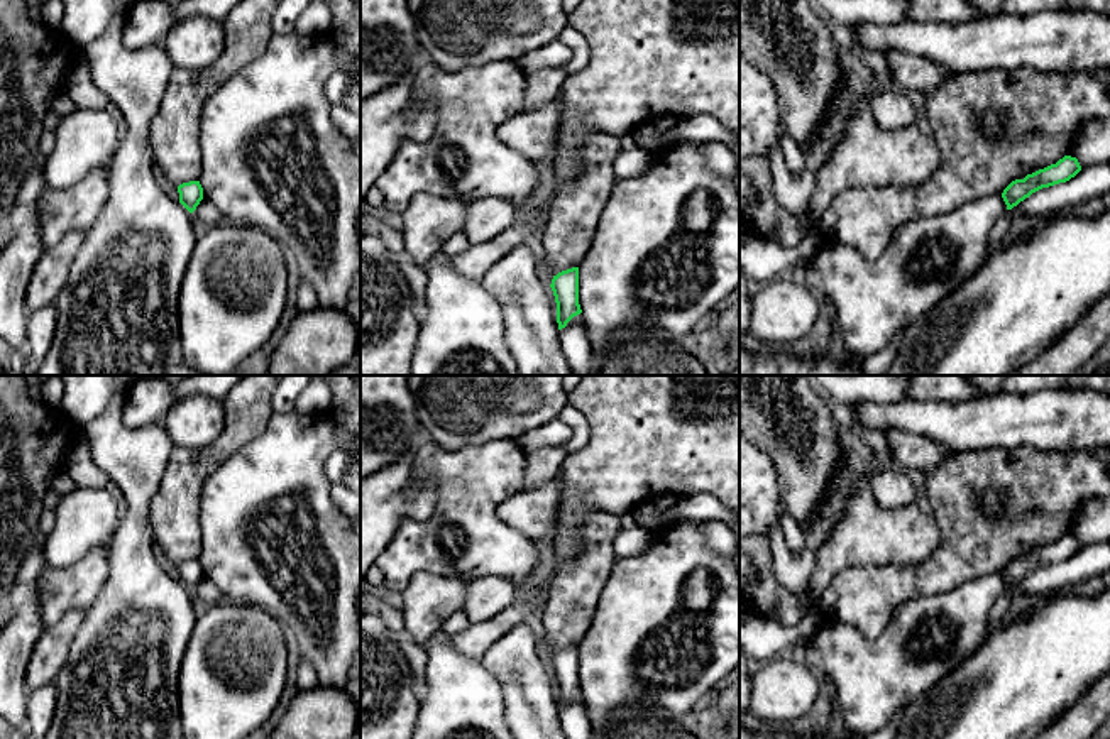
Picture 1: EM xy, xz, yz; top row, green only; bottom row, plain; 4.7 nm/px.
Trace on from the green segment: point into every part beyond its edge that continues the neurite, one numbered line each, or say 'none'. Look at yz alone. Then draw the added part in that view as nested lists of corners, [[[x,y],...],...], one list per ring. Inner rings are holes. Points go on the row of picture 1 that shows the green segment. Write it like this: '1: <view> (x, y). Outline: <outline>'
none

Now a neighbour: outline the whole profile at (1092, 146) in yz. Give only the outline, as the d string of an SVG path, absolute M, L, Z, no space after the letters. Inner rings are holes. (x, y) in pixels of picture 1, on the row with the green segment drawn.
M1110 117L1085 122L1066 156L1076 157L1081 169L1110 162Z

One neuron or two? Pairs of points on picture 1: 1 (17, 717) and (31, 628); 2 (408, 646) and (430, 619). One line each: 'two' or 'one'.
1: one
2: two

